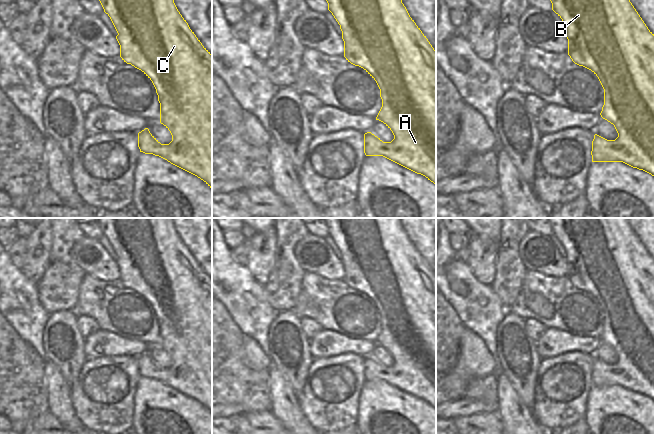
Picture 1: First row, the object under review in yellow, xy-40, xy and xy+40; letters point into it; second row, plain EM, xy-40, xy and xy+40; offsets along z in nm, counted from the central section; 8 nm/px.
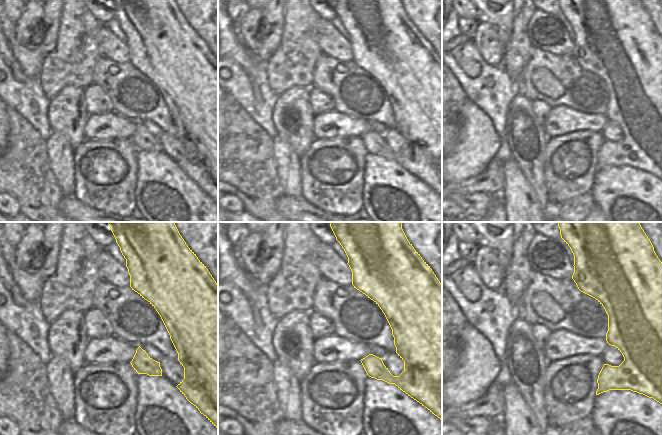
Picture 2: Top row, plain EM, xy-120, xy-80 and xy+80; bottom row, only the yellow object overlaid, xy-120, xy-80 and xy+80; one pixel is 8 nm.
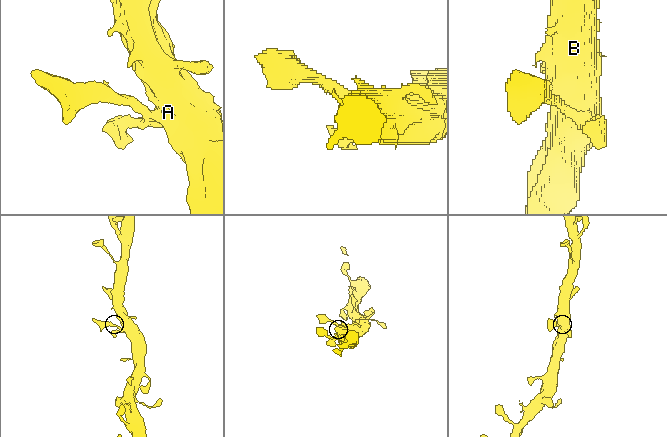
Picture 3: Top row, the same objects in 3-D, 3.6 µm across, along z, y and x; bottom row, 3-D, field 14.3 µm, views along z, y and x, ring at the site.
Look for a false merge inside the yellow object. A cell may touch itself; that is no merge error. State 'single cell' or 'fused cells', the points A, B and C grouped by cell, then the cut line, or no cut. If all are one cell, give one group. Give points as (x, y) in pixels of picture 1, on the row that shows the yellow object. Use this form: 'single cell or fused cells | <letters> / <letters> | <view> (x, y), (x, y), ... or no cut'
single cell | A B C | no cut

